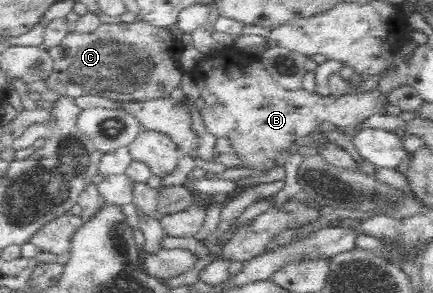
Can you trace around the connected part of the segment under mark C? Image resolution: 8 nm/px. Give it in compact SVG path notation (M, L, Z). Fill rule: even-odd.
M137 20L135 23L103 23L97 30L92 33L81 34L79 31L69 32L68 35L57 45L53 46L50 49L46 50L49 53L49 57L51 57L51 61L53 61L53 66L51 72L49 72L46 83L49 89L54 90L59 95L63 95L64 97L77 97L84 94L92 94L92 95L104 95L104 97L108 97L114 101L128 101L133 98L143 99L145 97L157 97L157 96L170 96L171 90L175 88L175 86L180 84L182 80L182 72L180 72L179 68L174 68L175 66L175 56L176 51L181 48L180 43L174 40L170 35L167 29L153 26L151 23L147 21L139 21Z

